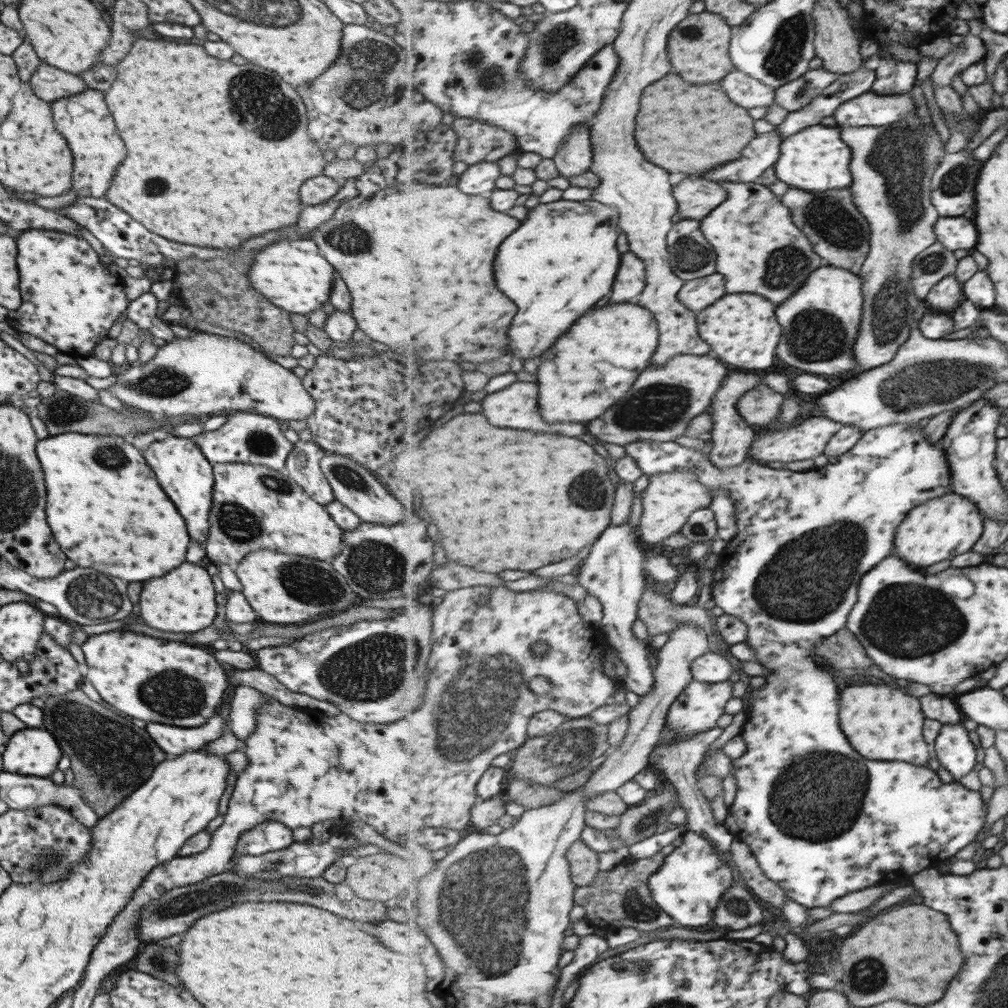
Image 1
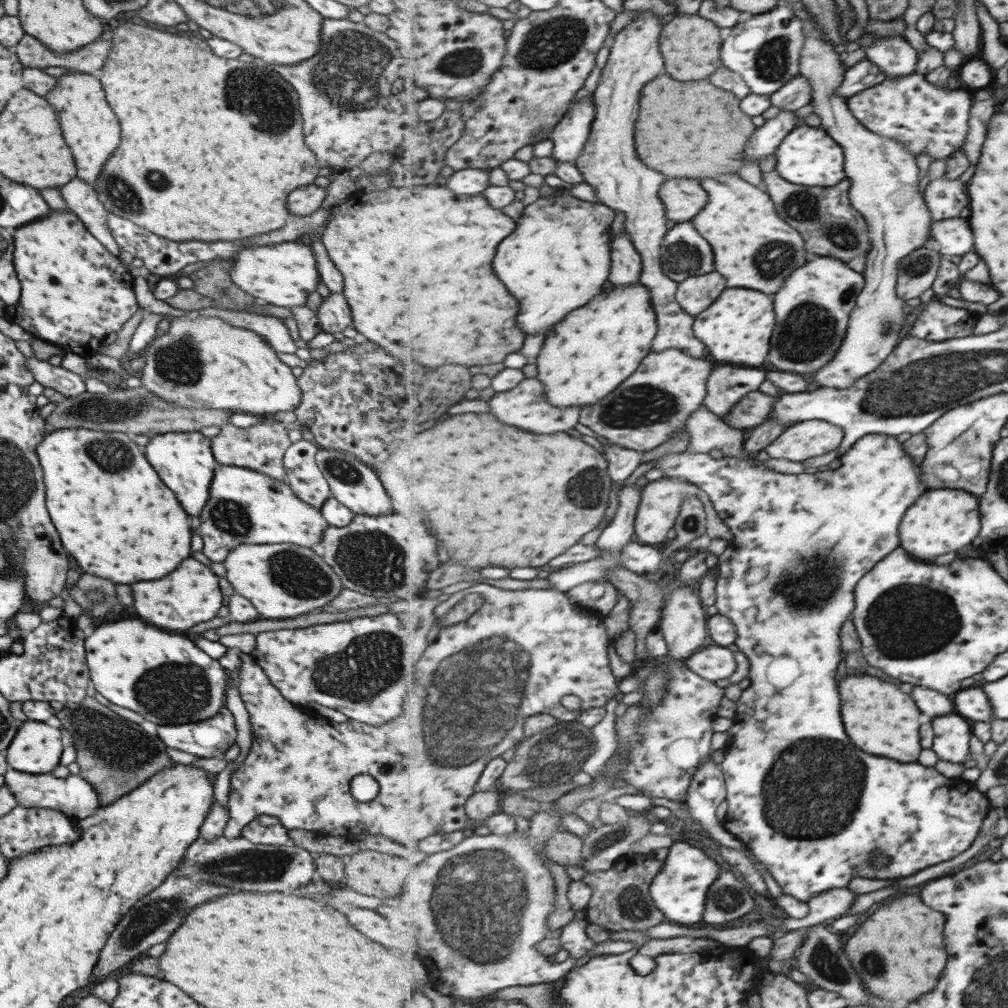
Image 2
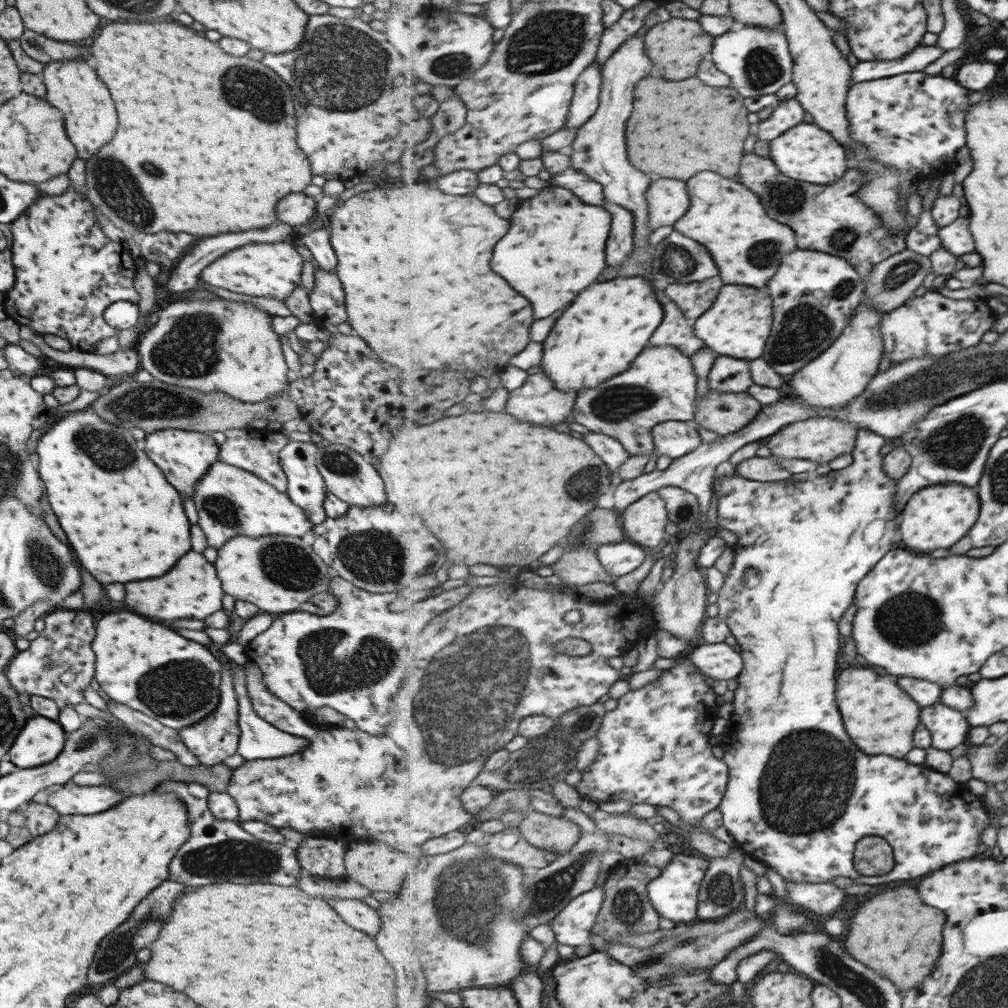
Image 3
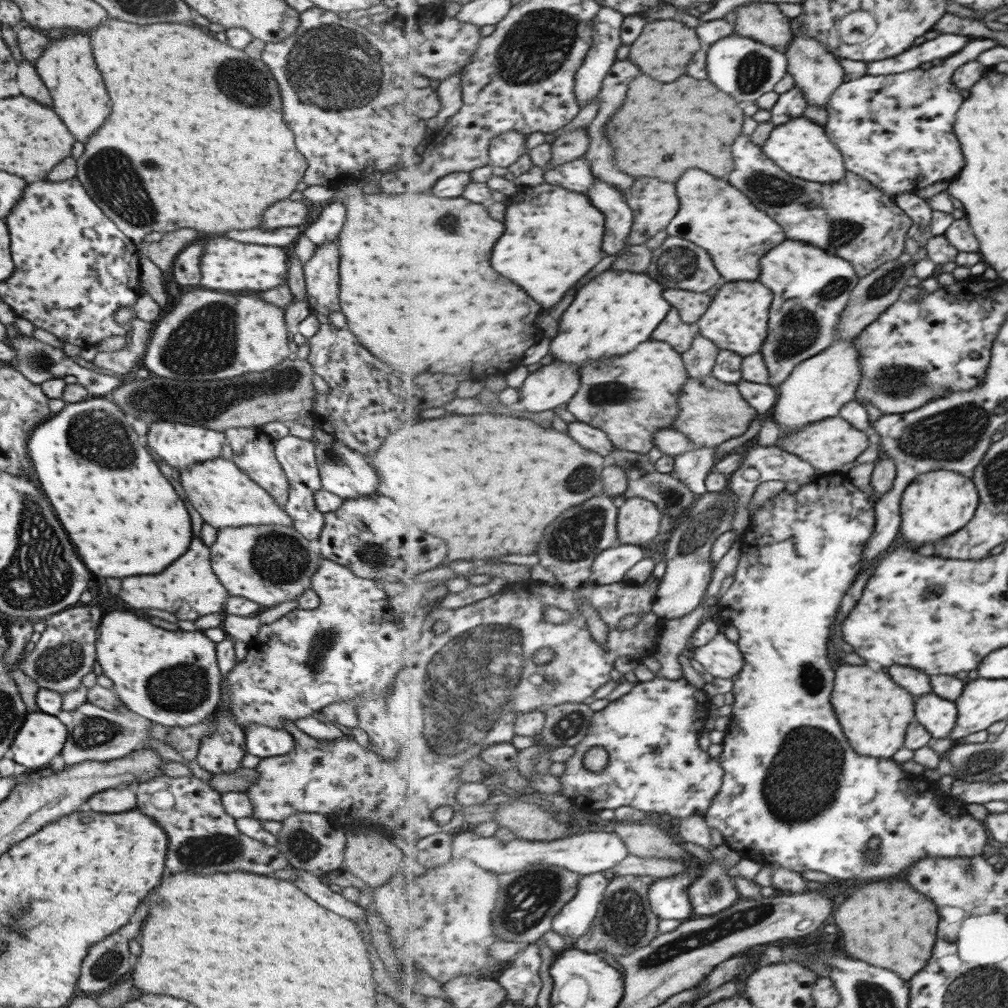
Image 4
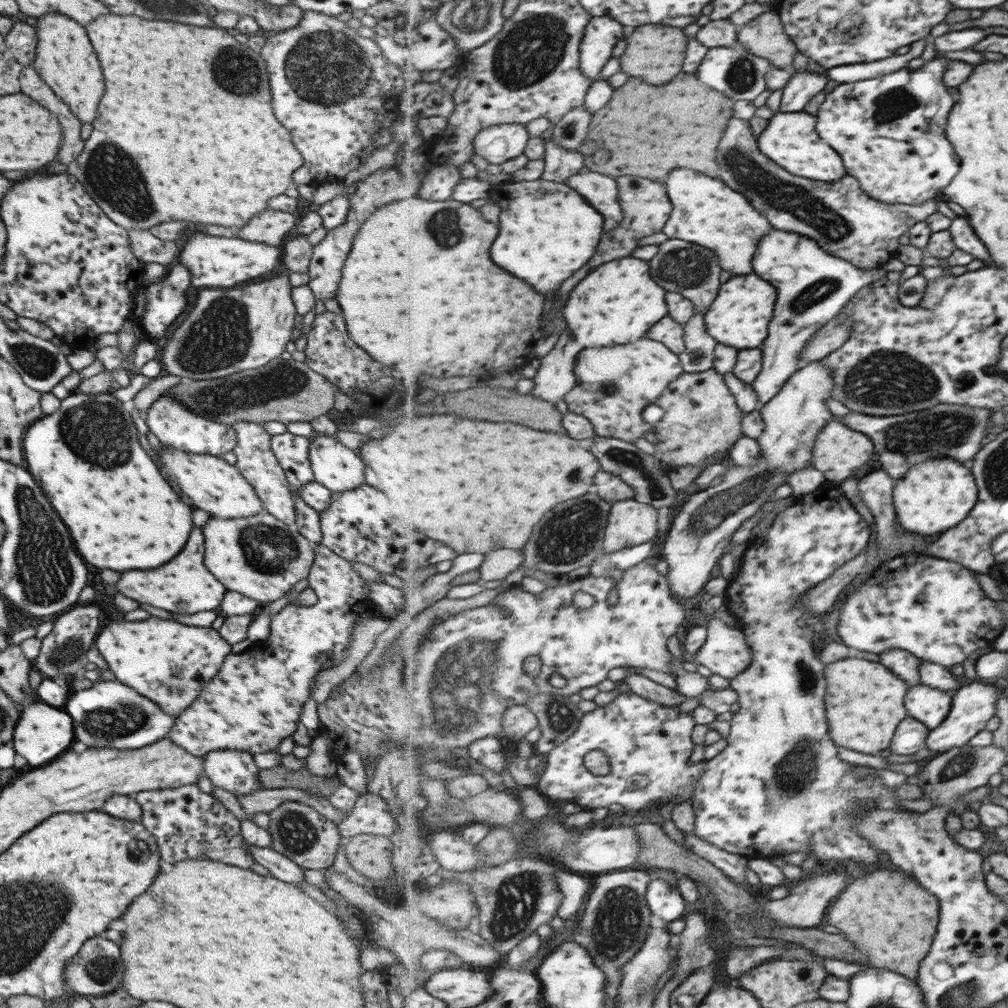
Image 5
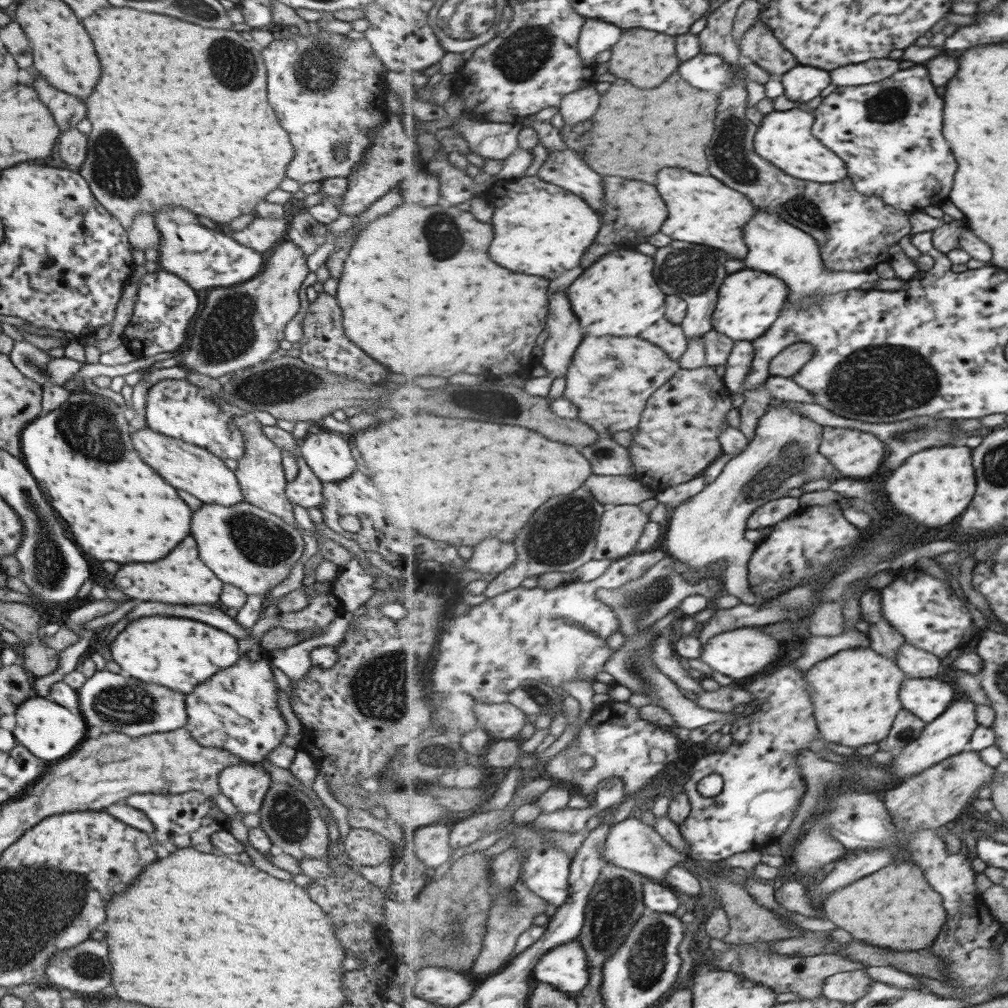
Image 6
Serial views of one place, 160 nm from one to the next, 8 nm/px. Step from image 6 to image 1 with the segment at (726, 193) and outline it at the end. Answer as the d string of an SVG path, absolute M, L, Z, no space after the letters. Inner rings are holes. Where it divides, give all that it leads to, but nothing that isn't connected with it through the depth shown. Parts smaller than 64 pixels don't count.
M721 182L721 186L727 188L729 200L700 221L719 254L717 272L725 274L729 294L765 294L771 302L781 304L801 288L811 272L830 264L817 254L811 239L793 224L791 210L769 188L755 182ZM767 228L775 228L769 238Z

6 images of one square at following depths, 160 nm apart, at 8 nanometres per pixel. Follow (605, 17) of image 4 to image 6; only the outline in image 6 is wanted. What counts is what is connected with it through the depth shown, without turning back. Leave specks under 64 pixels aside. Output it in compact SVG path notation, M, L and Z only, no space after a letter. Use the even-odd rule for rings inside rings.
M587 19L580 34L581 58L584 58L589 66L594 66L593 62L595 62L597 54L611 50L619 42L621 34L623 34L623 30L613 24L607 24L600 19Z

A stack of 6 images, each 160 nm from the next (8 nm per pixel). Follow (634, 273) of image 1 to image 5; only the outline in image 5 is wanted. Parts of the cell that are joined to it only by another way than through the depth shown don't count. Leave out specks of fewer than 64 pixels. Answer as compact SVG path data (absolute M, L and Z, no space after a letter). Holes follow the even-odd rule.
M587 166L577 174L567 178L566 183L580 192L593 206L597 206L605 218L605 230L616 229L624 220L624 210L620 203L620 189L611 176L599 172L587 172Z

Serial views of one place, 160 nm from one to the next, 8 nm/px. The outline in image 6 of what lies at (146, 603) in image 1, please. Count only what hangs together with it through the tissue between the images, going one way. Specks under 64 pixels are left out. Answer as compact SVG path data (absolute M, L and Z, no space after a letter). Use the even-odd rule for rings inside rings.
M191 536L183 538L165 558L157 562L133 562L121 566L113 574L113 584L125 596L145 600L145 602L167 602L167 604L213 604L221 592L221 582L213 572L203 566L197 558L197 548Z

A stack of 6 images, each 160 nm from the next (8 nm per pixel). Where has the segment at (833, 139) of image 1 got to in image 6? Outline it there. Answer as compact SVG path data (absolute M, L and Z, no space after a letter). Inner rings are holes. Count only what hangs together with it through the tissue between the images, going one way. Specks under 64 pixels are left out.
M806 108L773 111L764 115L760 124L761 130L757 131L754 138L757 154L763 156L765 160L771 160L775 166L801 180L811 180L821 184L844 180L848 177L848 164L812 133L815 121L815 111Z

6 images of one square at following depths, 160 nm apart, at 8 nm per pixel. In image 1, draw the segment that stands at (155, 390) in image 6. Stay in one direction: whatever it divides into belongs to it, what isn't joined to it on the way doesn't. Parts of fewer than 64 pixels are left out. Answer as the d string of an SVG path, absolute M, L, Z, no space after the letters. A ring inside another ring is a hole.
M159 435L157 441L150 443L141 453L154 472L161 490L175 504L177 512L185 518L189 538L204 546L206 534L209 532L208 512L212 508L213 475L210 462L190 438L180 438L175 435L167 438Z

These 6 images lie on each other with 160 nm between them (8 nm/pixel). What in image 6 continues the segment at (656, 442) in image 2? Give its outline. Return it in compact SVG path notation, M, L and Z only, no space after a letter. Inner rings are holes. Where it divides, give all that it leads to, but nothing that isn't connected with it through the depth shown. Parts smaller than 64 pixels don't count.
M585 336L568 372L564 397L580 410L580 420L609 439L615 432L638 429L648 401L680 372L680 362L643 338ZM605 360L605 362L601 362Z

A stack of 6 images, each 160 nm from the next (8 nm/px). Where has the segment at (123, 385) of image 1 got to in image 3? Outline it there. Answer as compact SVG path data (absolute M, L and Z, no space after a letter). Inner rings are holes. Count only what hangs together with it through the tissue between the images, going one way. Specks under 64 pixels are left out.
M180 299L172 303L168 303L164 308L156 309L158 313L158 320L155 324L152 324L151 328L145 333L142 333L142 338L139 338L135 344L135 351L138 355L138 367L139 370L145 370L153 379L159 382L165 382L171 386L181 386L181 388L189 388L189 390L199 390L203 394L209 394L209 392L223 392L227 394L229 398L235 398L239 402L263 402L263 400L269 400L269 398L275 398L275 396L281 396L288 392L288 380L290 379L290 373L285 365L283 355L281 355L281 342L279 341L278 334L271 328L271 315L269 313L258 309L257 307L245 306L245 303L239 301L229 302L229 300L213 300L213 299Z

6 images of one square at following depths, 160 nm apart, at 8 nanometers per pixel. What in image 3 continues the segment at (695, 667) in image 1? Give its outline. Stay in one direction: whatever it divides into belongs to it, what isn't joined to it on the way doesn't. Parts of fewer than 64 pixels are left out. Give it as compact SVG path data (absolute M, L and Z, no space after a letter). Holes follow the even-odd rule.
M725 642L699 645L687 658L714 680L737 679L744 672L744 655Z

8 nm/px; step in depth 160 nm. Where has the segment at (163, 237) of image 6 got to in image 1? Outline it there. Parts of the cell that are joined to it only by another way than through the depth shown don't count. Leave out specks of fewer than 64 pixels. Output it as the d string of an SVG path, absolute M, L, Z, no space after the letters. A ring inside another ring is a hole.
M283 240L277 244L271 244L257 252L253 256L253 264L246 274L252 288L265 297L272 305L278 306L284 314L293 312L295 314L307 315L312 310L321 309L321 305L328 300L331 282L335 278L335 270L321 258L315 244L311 240Z

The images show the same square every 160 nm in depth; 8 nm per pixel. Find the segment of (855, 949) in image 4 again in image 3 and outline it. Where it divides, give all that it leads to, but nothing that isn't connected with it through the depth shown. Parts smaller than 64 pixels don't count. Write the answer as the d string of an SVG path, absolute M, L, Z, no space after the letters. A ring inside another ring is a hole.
M899 886L879 892L855 910L849 928L851 934L845 944L853 958L893 980L905 993L921 986L933 972L937 958L941 956L943 928L945 914L941 910L927 906L915 888Z

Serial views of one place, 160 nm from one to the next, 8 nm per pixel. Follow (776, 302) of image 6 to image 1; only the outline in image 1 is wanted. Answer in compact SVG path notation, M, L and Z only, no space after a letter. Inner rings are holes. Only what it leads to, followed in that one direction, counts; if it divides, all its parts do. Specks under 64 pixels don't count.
M727 294L713 306L699 314L701 338L713 346L719 358L733 366L750 370L765 370L775 364L777 344L781 340L783 328L775 316L775 304L759 294Z

